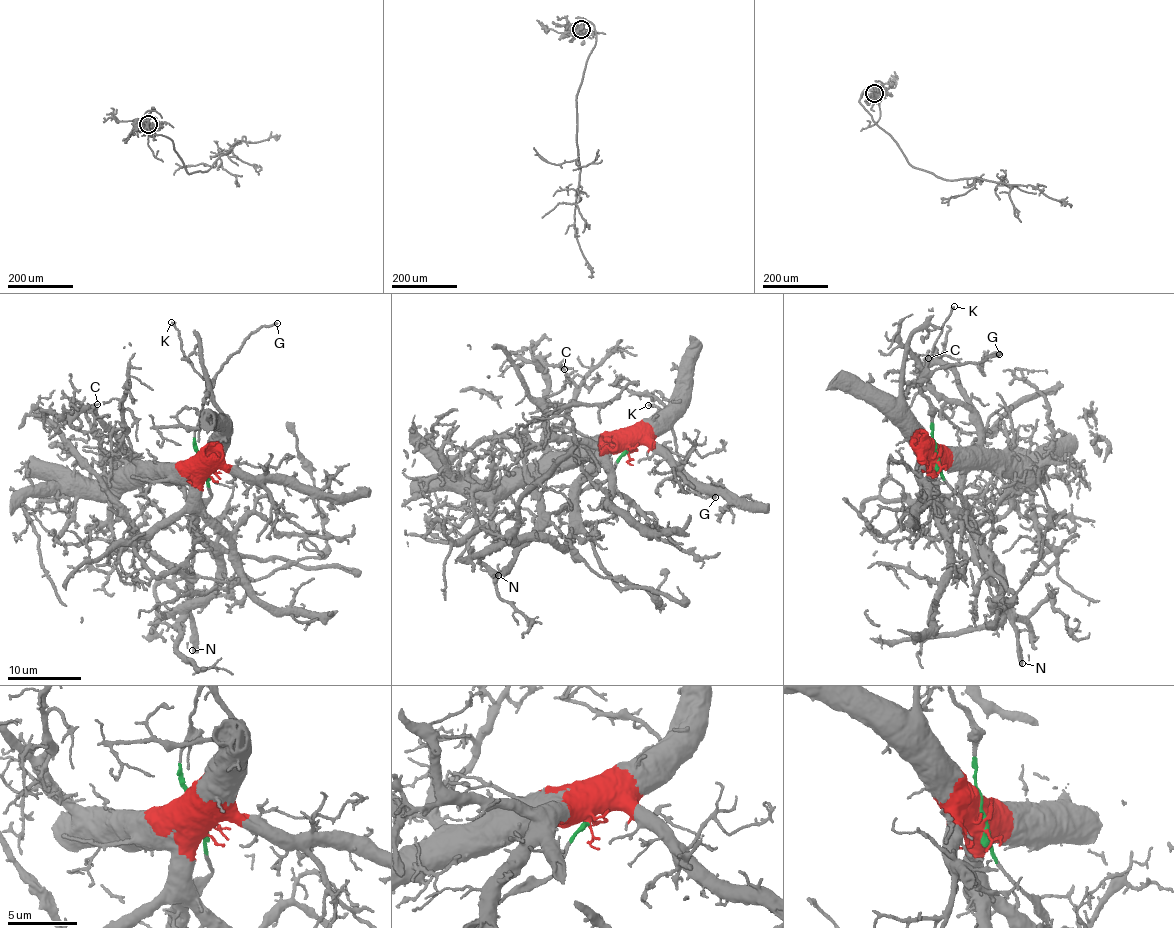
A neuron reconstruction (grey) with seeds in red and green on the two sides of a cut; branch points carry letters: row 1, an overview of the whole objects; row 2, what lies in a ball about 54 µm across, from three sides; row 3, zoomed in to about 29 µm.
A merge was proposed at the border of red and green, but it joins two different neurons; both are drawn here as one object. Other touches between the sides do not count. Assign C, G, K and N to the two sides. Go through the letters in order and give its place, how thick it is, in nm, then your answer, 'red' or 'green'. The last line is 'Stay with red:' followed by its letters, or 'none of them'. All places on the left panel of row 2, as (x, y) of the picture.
C: (97, 404) | 200 nm | red
G: (277, 323) | 200 nm | green
K: (171, 322) | 190 nm | green
N: (192, 650) | 420 nm | green
Stay with red: C

